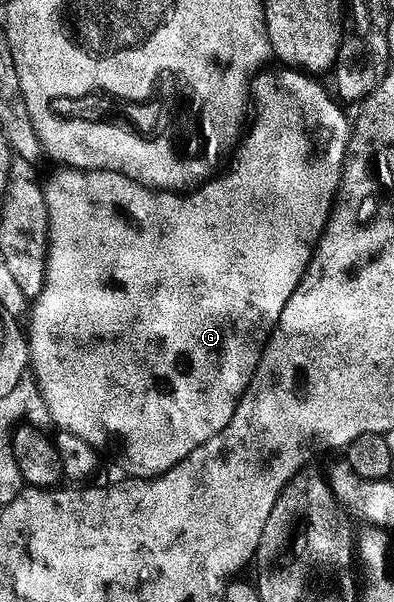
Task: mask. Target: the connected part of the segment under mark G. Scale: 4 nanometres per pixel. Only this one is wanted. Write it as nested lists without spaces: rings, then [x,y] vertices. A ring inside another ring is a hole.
[[[293,66],[277,67],[281,68],[273,68],[270,72],[265,72],[266,70],[258,71],[251,81],[251,108],[252,111],[254,108],[257,113],[253,116],[253,125],[250,126],[249,133],[247,133],[247,128],[244,135],[240,137],[240,140],[242,139],[241,145],[237,148],[237,157],[234,158],[233,165],[226,172],[218,171],[216,174],[210,175],[208,179],[198,183],[192,190],[158,190],[156,187],[135,182],[121,172],[112,172],[111,170],[91,170],[87,172],[84,168],[70,168],[68,166],[62,167],[61,174],[54,178],[51,186],[46,185],[44,187],[45,201],[49,211],[49,255],[46,257],[45,289],[31,304],[31,317],[33,316],[31,330],[29,329],[31,371],[37,378],[38,388],[45,400],[44,411],[58,424],[56,427],[62,432],[70,432],[79,438],[83,438],[83,442],[90,444],[94,450],[109,447],[113,452],[121,452],[121,460],[125,463],[125,468],[129,471],[126,473],[130,477],[161,476],[167,470],[171,470],[171,466],[175,466],[183,458],[187,458],[187,454],[191,454],[191,450],[203,446],[207,442],[207,438],[215,438],[215,434],[219,434],[219,430],[223,430],[223,426],[227,426],[227,422],[231,422],[231,414],[235,414],[237,400],[247,390],[247,386],[251,382],[251,374],[255,374],[255,366],[259,366],[259,358],[263,354],[265,343],[269,340],[269,335],[273,333],[273,327],[279,322],[279,314],[283,310],[283,306],[287,306],[287,298],[291,298],[291,294],[295,294],[295,286],[299,286],[303,274],[309,269],[309,260],[313,257],[314,245],[321,239],[321,235],[328,226],[329,216],[333,213],[347,159],[349,133],[351,131],[350,117],[349,120],[345,117],[344,110],[333,101],[332,94],[316,80],[318,79],[316,75],[305,70],[298,70]]]

